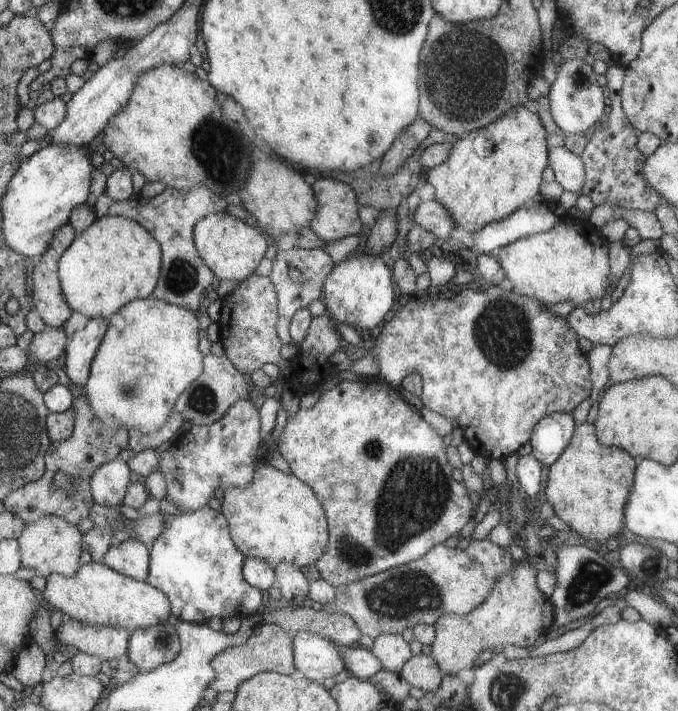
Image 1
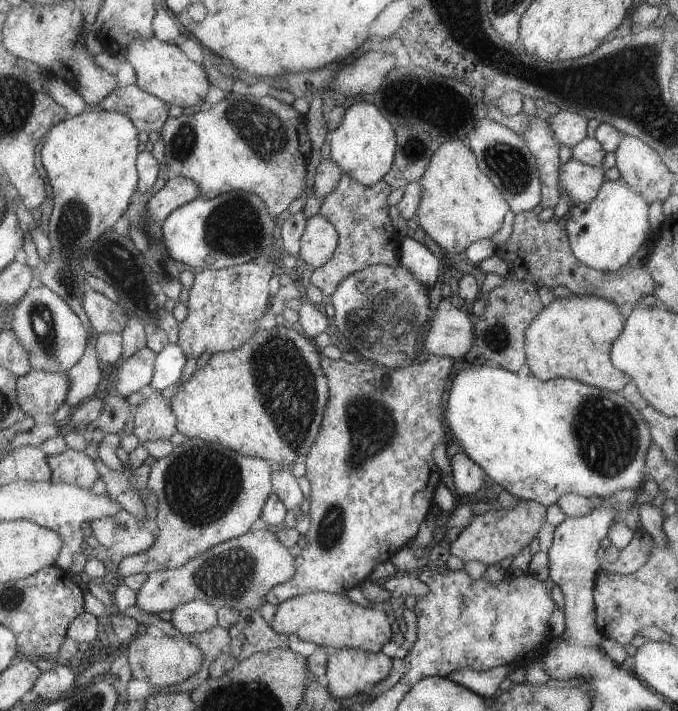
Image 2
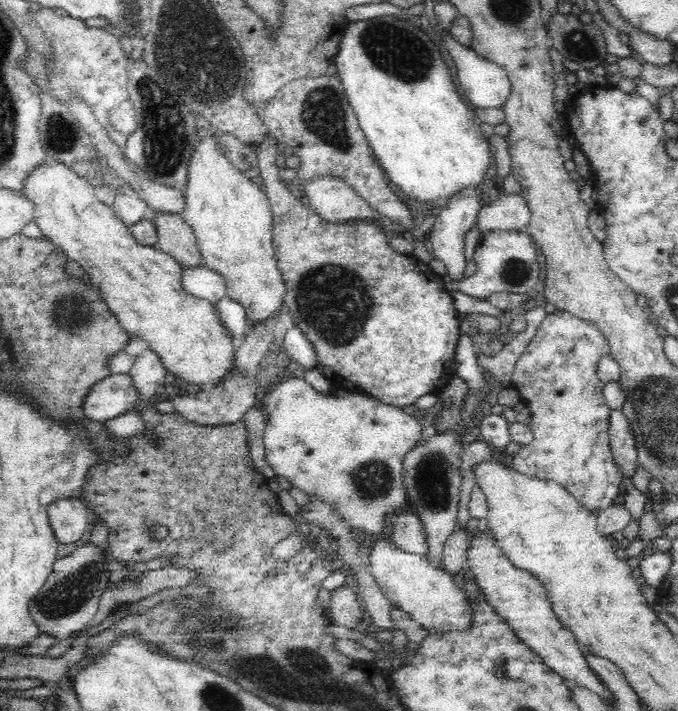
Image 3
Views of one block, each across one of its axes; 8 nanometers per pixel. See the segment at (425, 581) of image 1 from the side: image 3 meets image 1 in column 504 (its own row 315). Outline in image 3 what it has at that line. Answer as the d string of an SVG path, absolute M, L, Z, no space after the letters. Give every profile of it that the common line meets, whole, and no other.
M556 310L547 314L538 330L534 332L526 351L519 356L515 364L511 386L516 386L520 398L528 402L532 412L533 442L523 445L514 456L506 460L514 471L542 480L552 480L563 486L578 502L589 511L595 508L605 509L613 504L619 495L619 486L623 481L622 473L611 457L608 432L609 404L602 394L604 383L598 378L598 360L609 355L610 347L606 337L598 327L573 313Z

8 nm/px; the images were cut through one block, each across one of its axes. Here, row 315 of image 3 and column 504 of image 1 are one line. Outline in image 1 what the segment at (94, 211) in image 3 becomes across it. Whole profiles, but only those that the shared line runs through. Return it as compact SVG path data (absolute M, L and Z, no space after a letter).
M513 106L495 122L490 122L482 129L467 132L450 146L447 160L425 171L425 182L434 188L433 200L441 202L449 210L453 224L460 226L469 235L479 232L485 224L509 216L514 210L533 200L541 184L541 172L548 165L545 130L536 111L524 106Z

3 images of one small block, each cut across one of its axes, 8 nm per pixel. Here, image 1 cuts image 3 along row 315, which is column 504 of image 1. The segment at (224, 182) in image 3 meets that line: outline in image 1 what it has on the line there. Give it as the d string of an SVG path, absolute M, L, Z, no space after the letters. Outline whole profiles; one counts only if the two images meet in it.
M571 220L569 222L559 221L553 228L545 232L519 238L519 240L514 240L498 248L494 254L505 274L504 278L510 281L513 286L512 291L519 296L535 299L546 307L558 302L571 302L574 307L582 306L587 301L605 298L607 272L609 272L609 258L605 254L609 248L595 246L597 238L593 238L595 242L587 242L585 238L587 236L585 236L585 230L581 228L581 224L572 224Z

